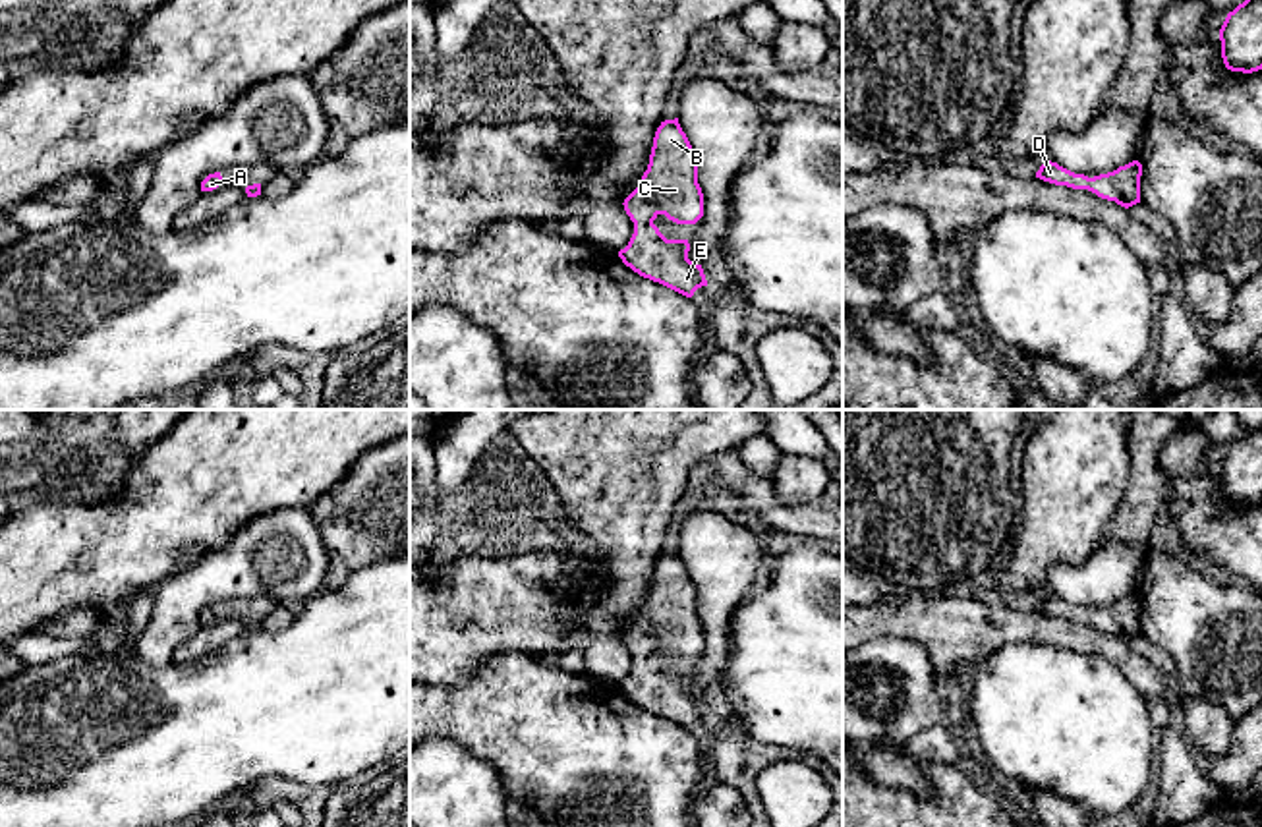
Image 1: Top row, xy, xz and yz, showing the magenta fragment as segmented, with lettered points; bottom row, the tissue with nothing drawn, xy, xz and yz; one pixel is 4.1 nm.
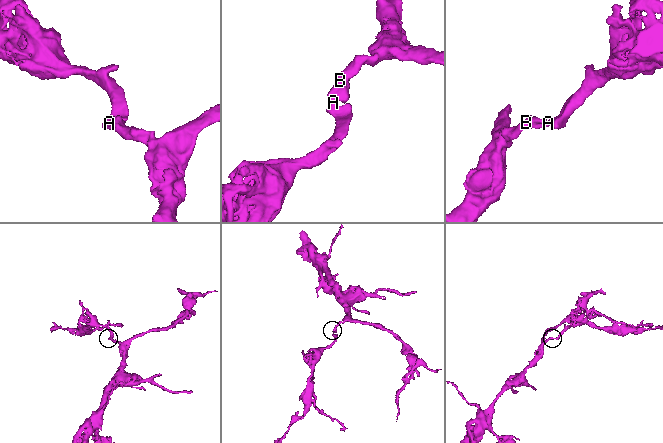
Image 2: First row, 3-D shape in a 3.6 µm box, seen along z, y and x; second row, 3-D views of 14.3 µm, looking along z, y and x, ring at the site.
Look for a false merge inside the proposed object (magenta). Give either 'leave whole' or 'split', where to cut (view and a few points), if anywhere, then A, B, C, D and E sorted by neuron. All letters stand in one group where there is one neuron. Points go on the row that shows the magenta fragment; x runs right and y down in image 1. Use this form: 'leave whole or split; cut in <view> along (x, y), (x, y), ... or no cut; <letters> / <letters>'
leave whole; no cut; A B C D E

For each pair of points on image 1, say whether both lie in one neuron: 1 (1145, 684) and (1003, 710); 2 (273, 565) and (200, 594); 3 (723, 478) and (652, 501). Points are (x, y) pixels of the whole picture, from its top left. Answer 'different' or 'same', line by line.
1: different
2: same
3: different

